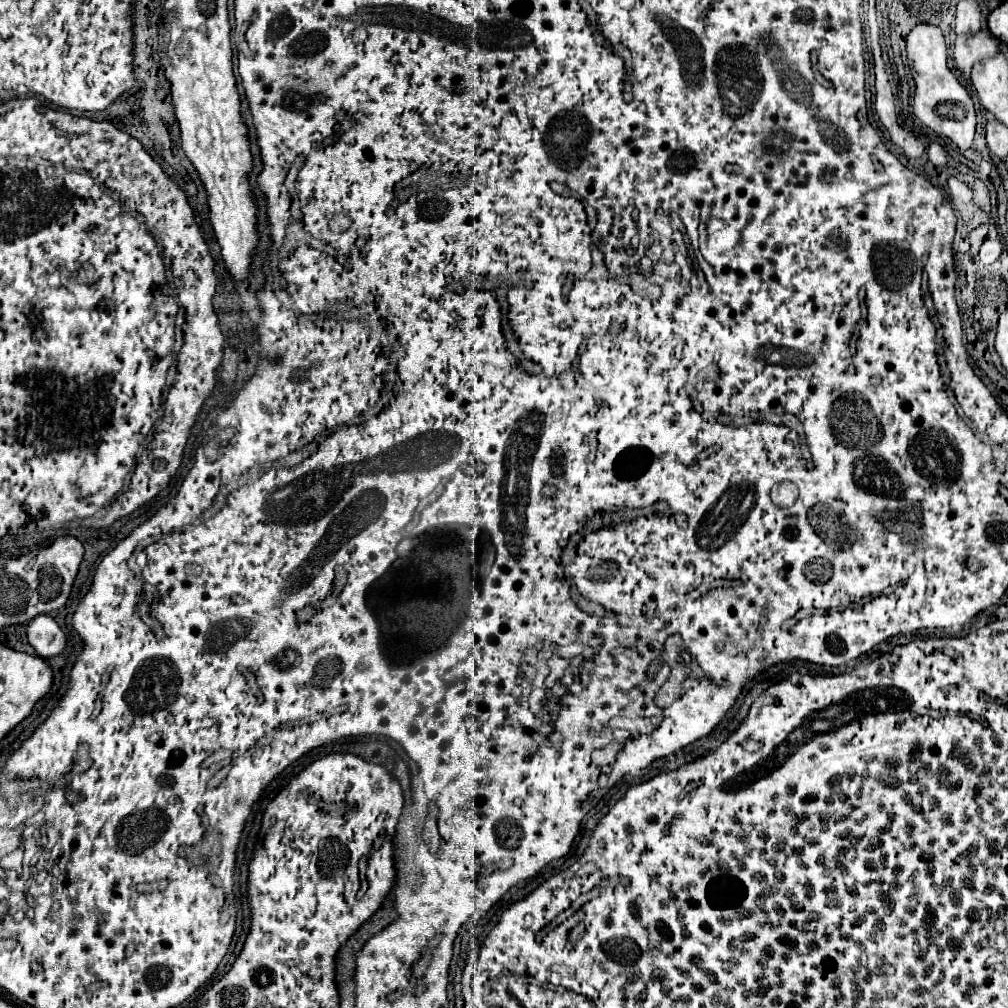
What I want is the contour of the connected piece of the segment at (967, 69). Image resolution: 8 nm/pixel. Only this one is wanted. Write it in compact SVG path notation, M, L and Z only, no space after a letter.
M976 33L972 37L956 37L954 47L954 61L956 67L962 71L964 77L970 77L972 67L992 55L996 55L998 47L994 43L994 37L990 33Z

